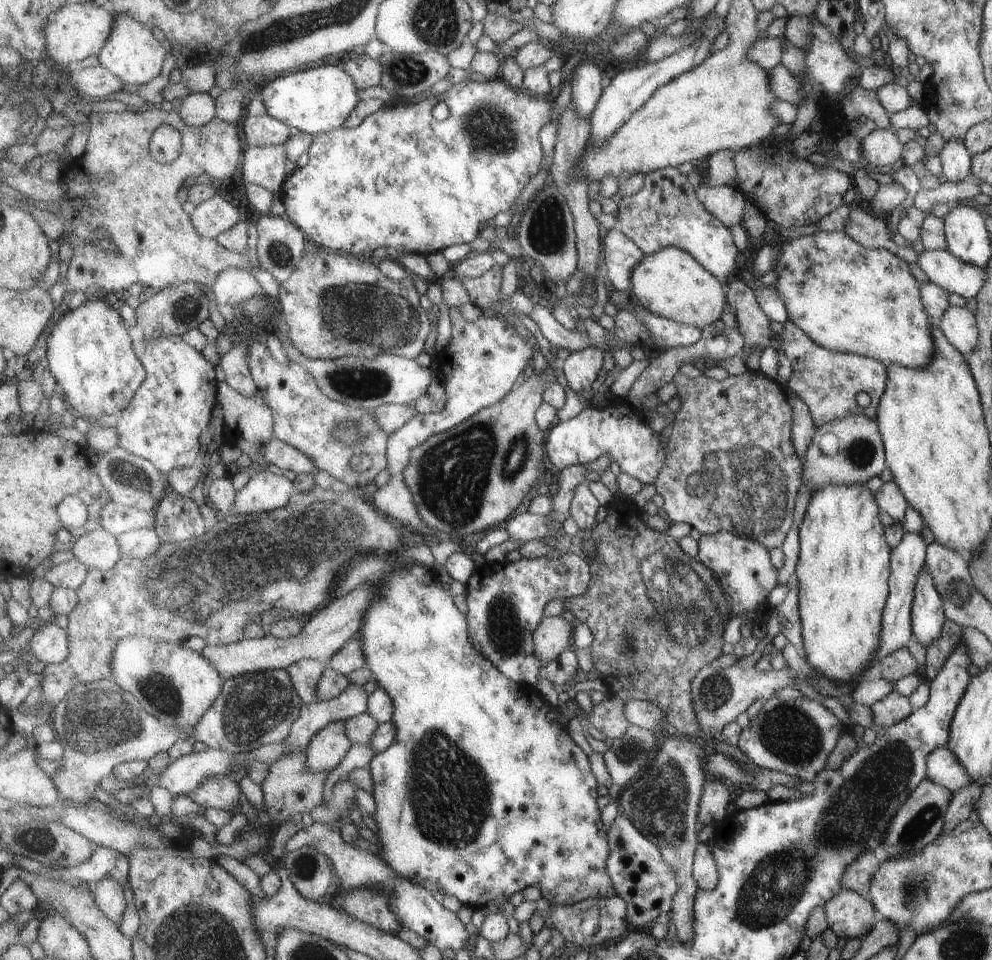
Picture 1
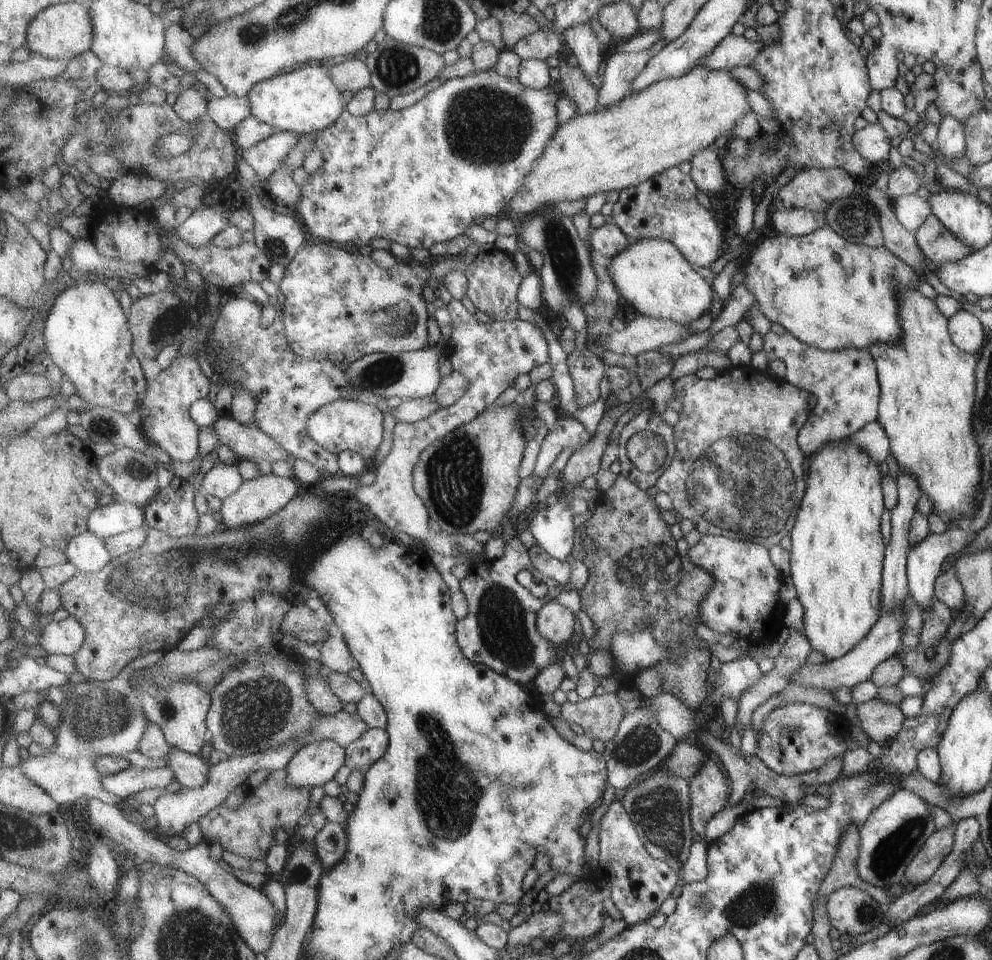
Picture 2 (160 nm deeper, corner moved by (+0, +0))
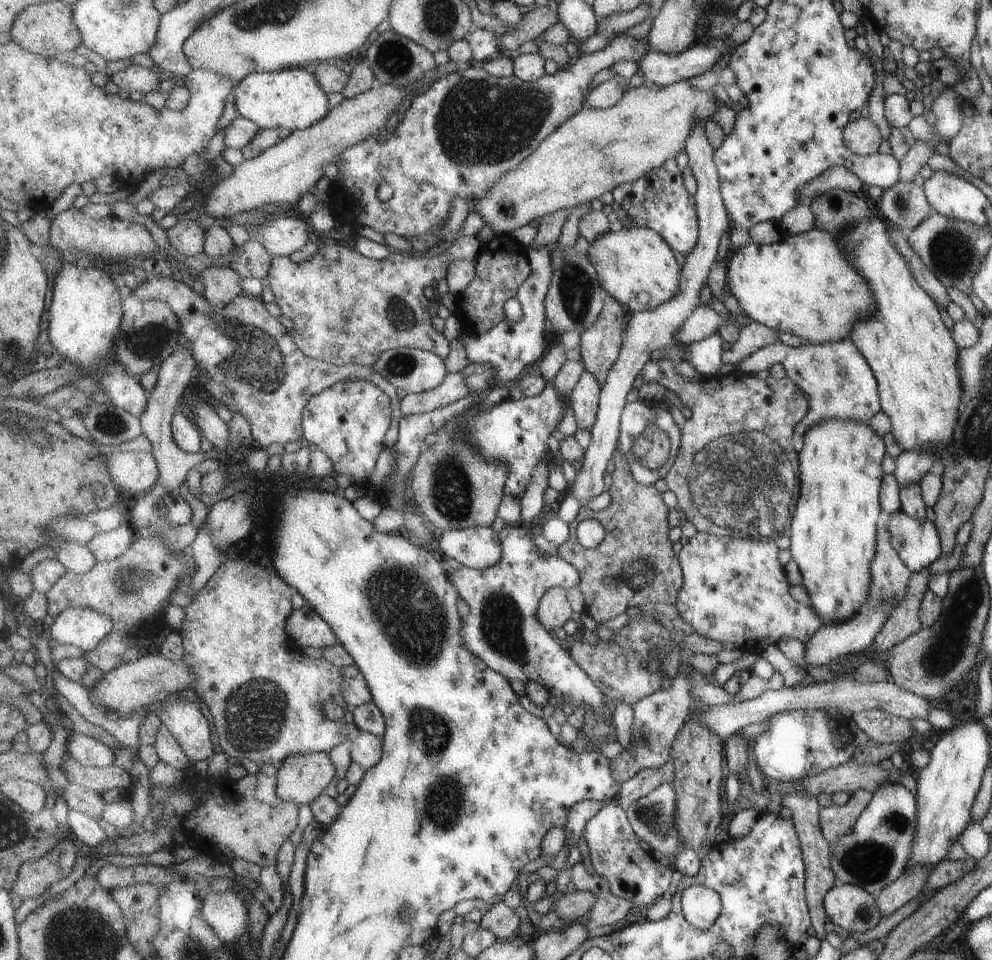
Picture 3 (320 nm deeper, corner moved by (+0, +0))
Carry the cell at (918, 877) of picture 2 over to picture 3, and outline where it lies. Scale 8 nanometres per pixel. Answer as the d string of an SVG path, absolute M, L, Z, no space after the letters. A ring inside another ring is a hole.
M914 867L902 872L892 883L875 895L876 905L880 909L880 916L890 915L902 904L915 898L924 885L929 869L926 867Z

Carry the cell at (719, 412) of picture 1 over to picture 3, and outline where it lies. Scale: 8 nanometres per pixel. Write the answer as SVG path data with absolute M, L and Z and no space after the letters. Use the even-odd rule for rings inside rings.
M669 358L659 361L650 360L642 370L644 382L658 382L670 391L675 392L682 398L686 406L691 410L692 415L682 428L682 447L677 457L676 463L666 476L668 488L673 491L678 498L678 504L673 508L679 515L679 528L682 528L687 520L691 520L697 533L707 533L718 535L719 537L729 537L736 539L774 539L781 535L783 528L789 526L791 514L795 514L797 499L800 496L800 469L799 469L799 452L793 446L793 431L799 420L804 418L805 411L808 410L808 396L787 376L780 379L774 379L771 376L765 378L755 378L754 374L732 372L723 376L711 376L702 378L697 382L691 382L689 377L677 374L673 367L676 362Z

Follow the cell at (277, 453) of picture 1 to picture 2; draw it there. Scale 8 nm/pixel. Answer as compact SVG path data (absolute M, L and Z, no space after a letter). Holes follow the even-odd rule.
M233 416L218 417L213 422L219 444L229 447L237 460L277 462L287 460L288 452L259 426L242 425Z

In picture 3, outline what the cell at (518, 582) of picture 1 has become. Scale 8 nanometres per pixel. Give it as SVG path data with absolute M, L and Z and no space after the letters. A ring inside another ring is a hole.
M509 524L499 534L503 556L497 564L484 569L463 566L449 571L448 577L470 607L462 627L466 645L509 680L517 678L525 684L538 682L548 688L560 704L568 701L572 708L582 705L592 709L599 719L613 718L604 692L538 616L542 596L556 586L570 589L579 585L580 570L559 554L544 556L547 553L537 548L533 534L523 525Z

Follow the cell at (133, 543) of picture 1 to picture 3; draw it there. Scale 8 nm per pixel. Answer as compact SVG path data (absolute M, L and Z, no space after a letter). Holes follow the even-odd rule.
M121 526L112 531L96 534L88 545L99 563L114 561L127 552L127 549L136 542L137 537L133 527Z

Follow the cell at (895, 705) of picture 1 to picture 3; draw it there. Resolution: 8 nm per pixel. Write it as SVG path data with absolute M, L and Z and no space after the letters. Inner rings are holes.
M879 709L852 713L850 717L868 738L877 744L902 743L915 732L910 720Z

